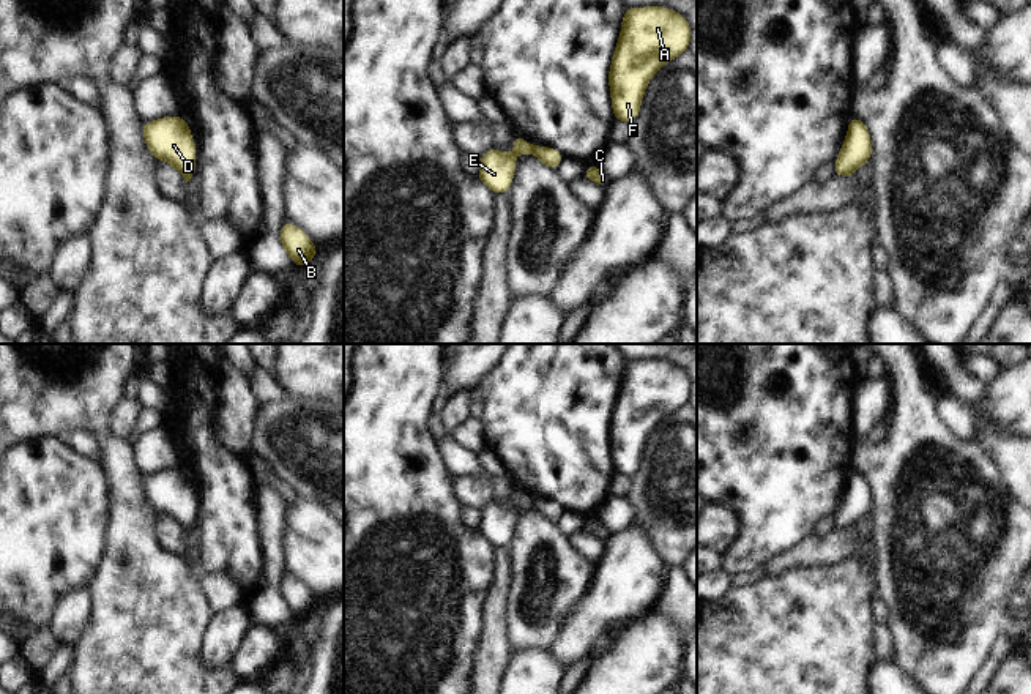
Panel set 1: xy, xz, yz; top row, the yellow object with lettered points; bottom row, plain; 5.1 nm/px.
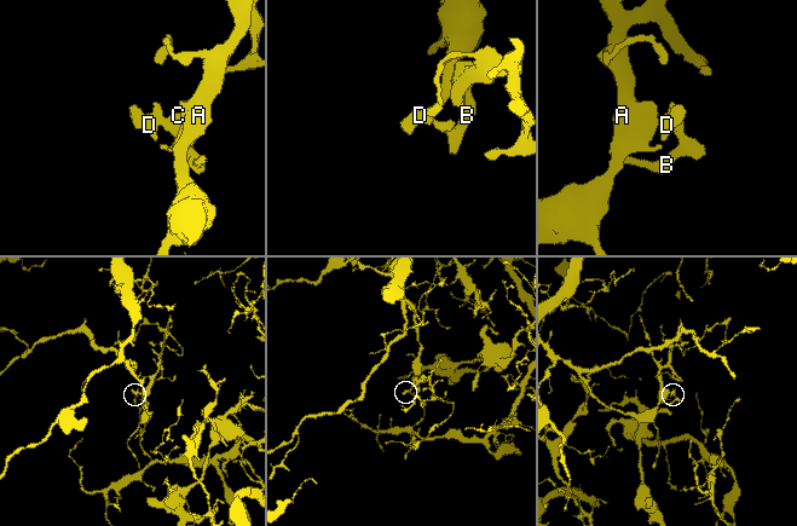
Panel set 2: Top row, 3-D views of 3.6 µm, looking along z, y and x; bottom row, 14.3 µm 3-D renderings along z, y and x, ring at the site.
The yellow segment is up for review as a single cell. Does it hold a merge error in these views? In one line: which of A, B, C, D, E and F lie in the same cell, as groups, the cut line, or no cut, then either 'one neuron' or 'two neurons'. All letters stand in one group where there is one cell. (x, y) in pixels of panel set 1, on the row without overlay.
groups A D E F / B C; cut xz (535, 499), (532, 503); two neurons

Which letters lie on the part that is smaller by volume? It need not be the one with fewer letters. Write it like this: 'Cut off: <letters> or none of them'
Cut off: B, C.

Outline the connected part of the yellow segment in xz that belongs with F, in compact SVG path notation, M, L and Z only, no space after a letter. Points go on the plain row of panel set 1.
M665 360L626 361L609 423L615 475L632 476L648 435L690 397L687 372Z

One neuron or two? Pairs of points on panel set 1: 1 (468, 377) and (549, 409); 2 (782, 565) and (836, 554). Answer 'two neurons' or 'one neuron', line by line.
1: two neurons
2: one neuron

